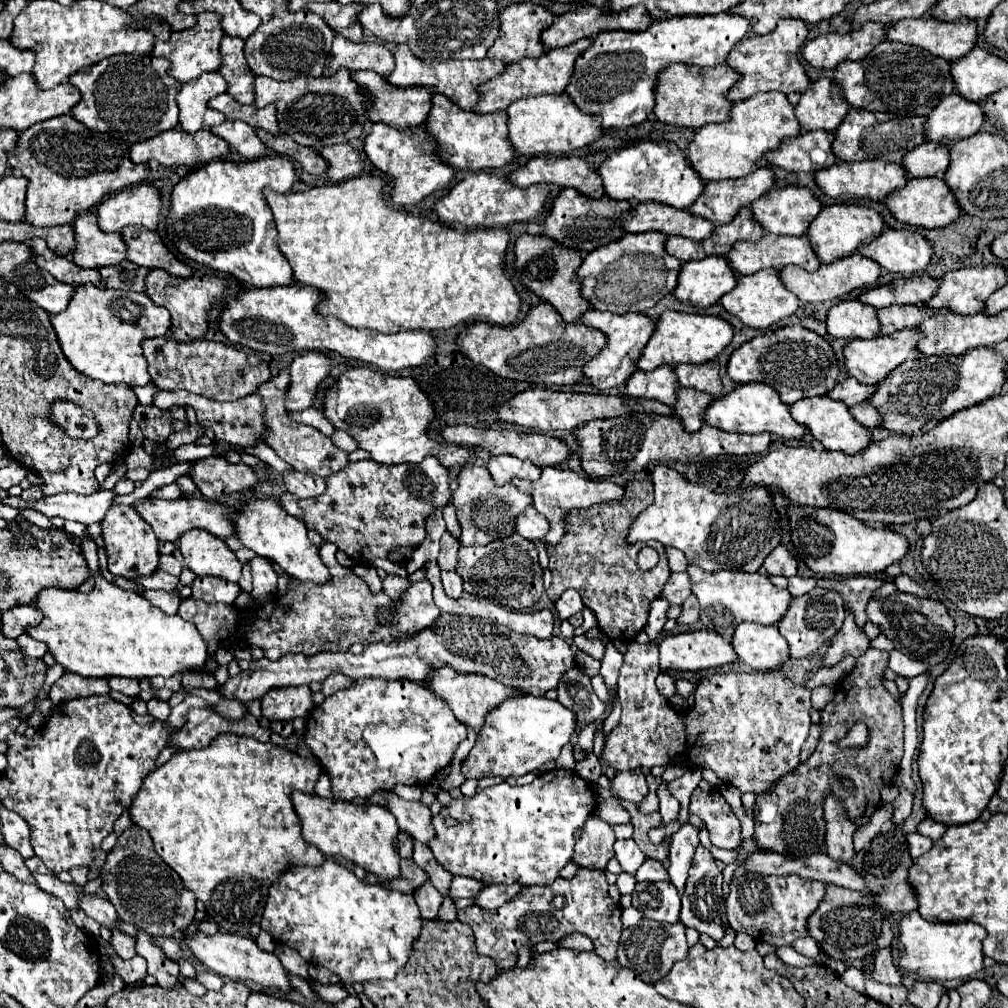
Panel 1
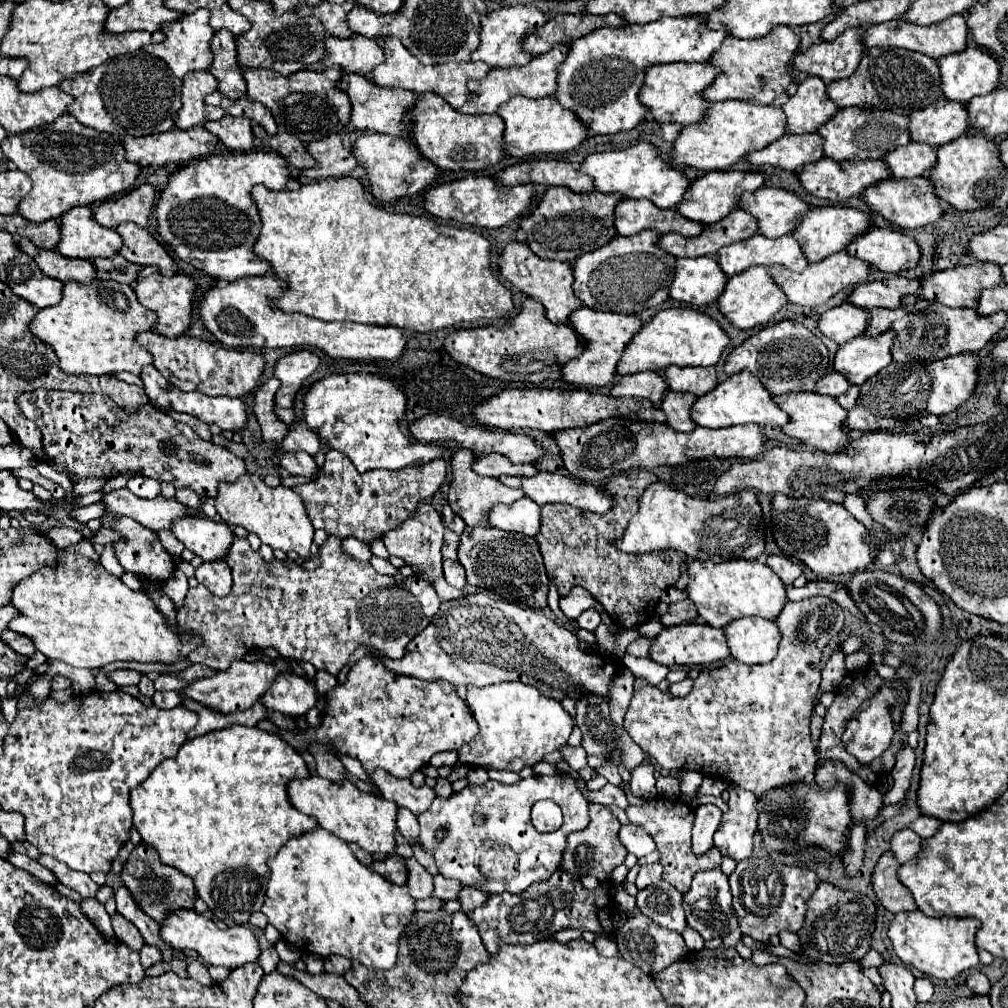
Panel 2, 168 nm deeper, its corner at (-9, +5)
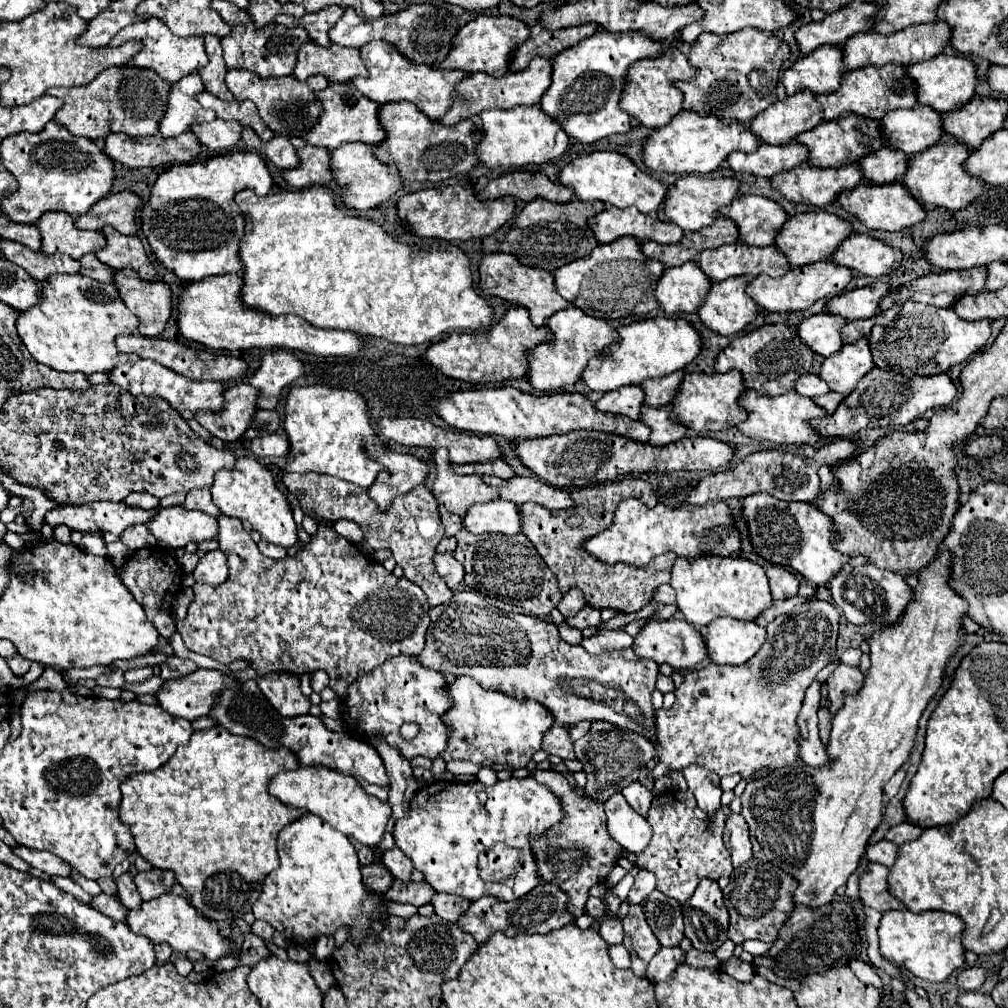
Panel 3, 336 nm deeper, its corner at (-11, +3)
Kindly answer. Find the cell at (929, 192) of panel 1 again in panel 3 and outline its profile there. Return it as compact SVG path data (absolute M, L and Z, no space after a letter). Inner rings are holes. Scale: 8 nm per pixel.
M860 183L854 189L842 191L838 195L838 203L844 211L854 215L862 225L868 229L882 229L882 231L902 231L906 227L912 227L914 223L920 223L926 217L926 211L920 203L902 187L902 183L886 183L886 185L874 185L874 183Z

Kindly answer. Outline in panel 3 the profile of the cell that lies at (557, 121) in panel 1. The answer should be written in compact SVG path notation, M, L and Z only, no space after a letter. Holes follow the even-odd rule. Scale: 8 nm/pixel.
M538 105L532 107L516 107L510 111L482 111L482 139L478 141L478 159L488 169L520 169L526 165L542 165L552 159L558 159L568 147L568 135L554 125L552 119L546 119Z

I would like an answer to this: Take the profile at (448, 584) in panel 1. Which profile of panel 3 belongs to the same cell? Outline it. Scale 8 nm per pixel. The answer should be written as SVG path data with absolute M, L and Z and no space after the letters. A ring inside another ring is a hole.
M434 555L434 565L438 575L446 581L446 585L450 589L456 589L458 583L462 583L464 579L464 567L452 557L452 555Z

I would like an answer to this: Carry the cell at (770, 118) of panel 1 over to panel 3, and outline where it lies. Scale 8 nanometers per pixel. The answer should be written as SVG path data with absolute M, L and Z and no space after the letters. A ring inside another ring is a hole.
M680 111L672 117L672 121L656 131L644 141L644 165L650 171L666 171L676 175L706 175L718 169L718 165L732 153L732 151L756 151L760 143L746 131L742 123L722 123L720 119L698 117L694 111Z

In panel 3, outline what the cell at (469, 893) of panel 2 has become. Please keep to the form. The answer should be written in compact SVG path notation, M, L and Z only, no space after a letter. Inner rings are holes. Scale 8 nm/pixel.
M446 893L434 895L430 903L434 907L434 913L448 923L458 919L458 915L462 915L462 911L466 911L466 907L470 905L466 903L466 899L458 899L456 895L446 895Z

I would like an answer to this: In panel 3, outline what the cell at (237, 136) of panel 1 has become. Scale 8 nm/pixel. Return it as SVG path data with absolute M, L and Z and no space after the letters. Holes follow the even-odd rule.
M214 119L210 123L192 123L190 131L194 131L198 141L210 151L228 151L238 145L242 125L234 121Z

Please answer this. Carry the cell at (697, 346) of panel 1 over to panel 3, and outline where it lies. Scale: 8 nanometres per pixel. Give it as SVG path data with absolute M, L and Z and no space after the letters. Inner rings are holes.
M654 317L636 321L618 327L618 335L620 341L610 343L600 355L594 355L582 371L580 381L596 393L608 393L622 385L638 385L642 379L664 377L684 369L702 347L702 337L682 317Z

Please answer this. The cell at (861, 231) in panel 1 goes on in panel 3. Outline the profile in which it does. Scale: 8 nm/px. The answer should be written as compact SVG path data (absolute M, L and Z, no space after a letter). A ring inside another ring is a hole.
M810 211L810 213L796 213L788 217L788 221L778 231L774 245L782 255L788 259L790 267L802 267L814 261L826 261L832 257L834 249L852 233L852 225L836 215L830 215L826 211Z

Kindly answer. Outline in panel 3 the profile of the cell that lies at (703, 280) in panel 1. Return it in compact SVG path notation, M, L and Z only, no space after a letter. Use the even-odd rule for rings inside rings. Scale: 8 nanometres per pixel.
M690 261L680 267L664 269L654 297L668 315L694 313L706 297L706 291L710 291L710 285L710 279L698 271L698 263Z

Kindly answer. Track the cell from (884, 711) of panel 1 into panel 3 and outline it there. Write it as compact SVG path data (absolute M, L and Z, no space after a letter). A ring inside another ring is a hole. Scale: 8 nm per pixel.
M840 663L836 671L826 679L828 685L828 697L830 697L830 711L834 713L838 707L842 707L842 695L846 691L854 693L858 687L862 687L862 671L858 667L850 667Z

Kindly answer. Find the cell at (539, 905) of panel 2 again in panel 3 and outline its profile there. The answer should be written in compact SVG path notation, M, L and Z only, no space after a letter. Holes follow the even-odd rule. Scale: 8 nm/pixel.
M540 883L528 895L524 895L522 899L512 901L512 903L502 903L498 899L482 897L482 899L470 903L468 911L464 915L460 915L456 923L458 923L458 927L462 927L462 931L470 933L476 939L476 943L486 943L486 939L490 939L490 935L496 931L502 931L506 937L516 937L520 933L548 933L548 931L560 929L572 921L574 921L574 917L568 915L568 911L566 911L566 893L562 893L562 889L558 885Z

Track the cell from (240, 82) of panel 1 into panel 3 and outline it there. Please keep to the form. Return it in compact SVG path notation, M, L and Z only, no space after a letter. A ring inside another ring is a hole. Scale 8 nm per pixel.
M204 35L204 47L206 47L206 55L208 55L208 65L198 71L198 75L204 83L204 91L210 91L218 99L232 101L234 97L230 95L230 89L224 83L226 65L224 65L224 59L222 59L220 39L214 37L214 35Z

